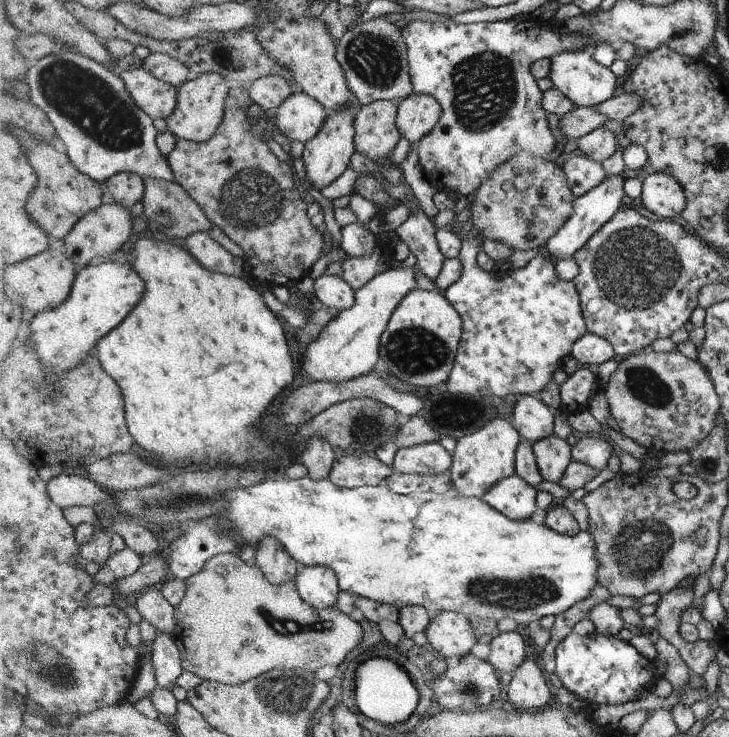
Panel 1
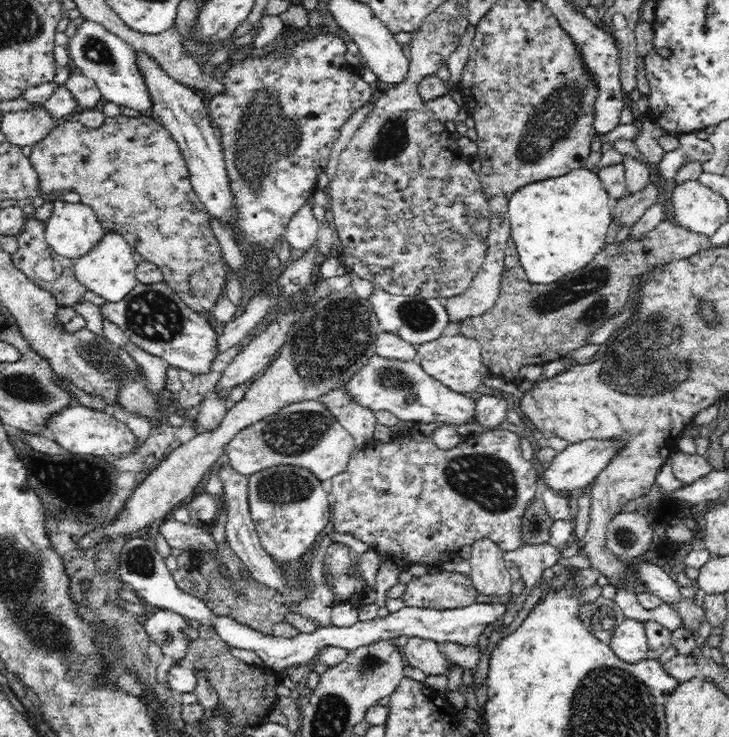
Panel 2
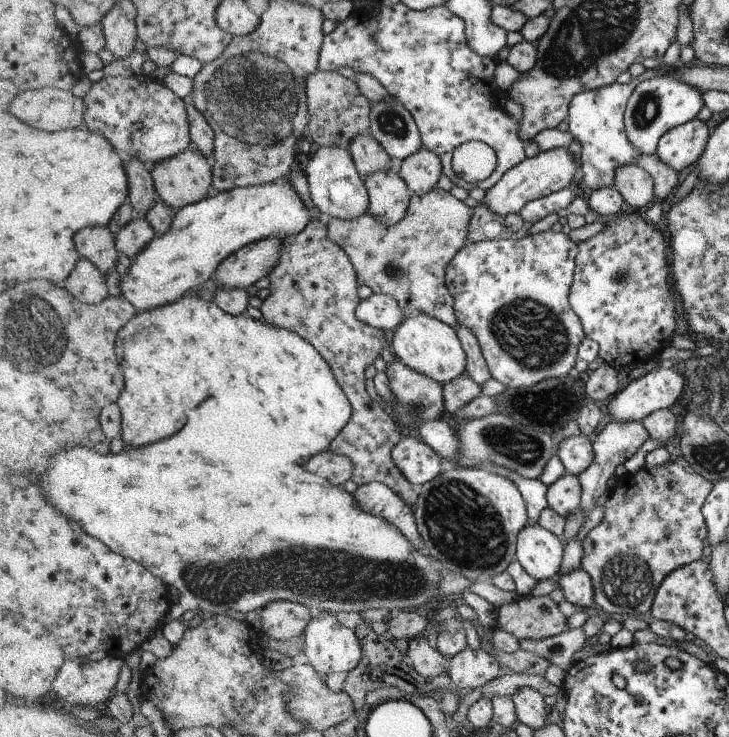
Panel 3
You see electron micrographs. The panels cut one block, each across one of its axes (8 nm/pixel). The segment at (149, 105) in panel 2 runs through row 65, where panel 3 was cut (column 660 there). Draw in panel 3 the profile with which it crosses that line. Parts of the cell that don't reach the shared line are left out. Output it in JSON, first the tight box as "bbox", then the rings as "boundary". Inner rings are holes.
{"bbox":[625,70,705,154],"boundary":[[[664,70],[660,75],[643,80],[634,88],[625,110],[626,134],[629,135],[630,142],[641,150],[641,154],[654,154],[664,134],[696,119],[704,105],[705,93],[699,87],[686,82],[681,75],[666,74]]]}

